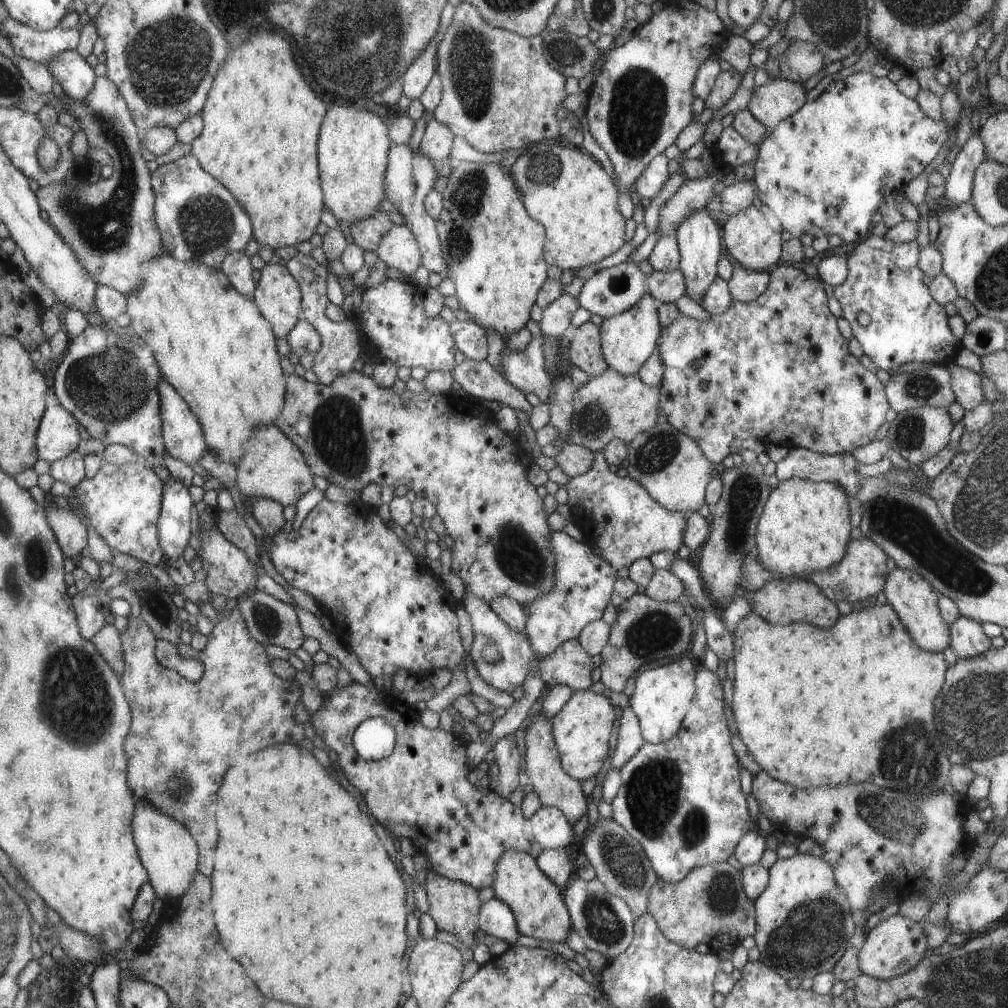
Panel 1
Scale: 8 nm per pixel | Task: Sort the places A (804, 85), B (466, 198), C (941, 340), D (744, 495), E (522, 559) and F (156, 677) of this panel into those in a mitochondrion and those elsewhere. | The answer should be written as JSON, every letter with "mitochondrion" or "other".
{"A":"other","B":"mitochondrion","C":"other","D":"mitochondrion","E":"mitochondrion","F":"other"}

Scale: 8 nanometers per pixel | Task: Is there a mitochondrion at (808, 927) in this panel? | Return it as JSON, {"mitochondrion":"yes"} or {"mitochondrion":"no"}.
{"mitochondrion":"yes"}

